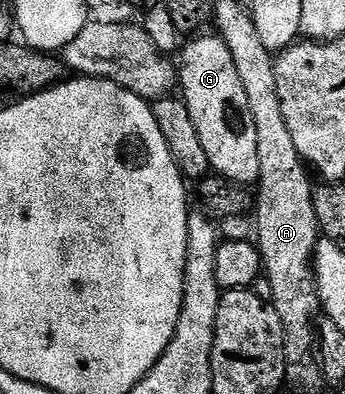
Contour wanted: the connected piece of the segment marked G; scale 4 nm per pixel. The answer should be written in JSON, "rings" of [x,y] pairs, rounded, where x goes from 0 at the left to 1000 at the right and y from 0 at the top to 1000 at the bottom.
{"rings":[[[626,84],[591,86],[551,94],[519,129],[519,239],[542,284],[554,284],[554,315],[577,335],[577,365],[600,386],[609,434],[719,475],[751,447],[751,345],[739,345],[728,264],[716,264],[704,203],[681,183],[681,152],[670,152],[652,104]]]}

